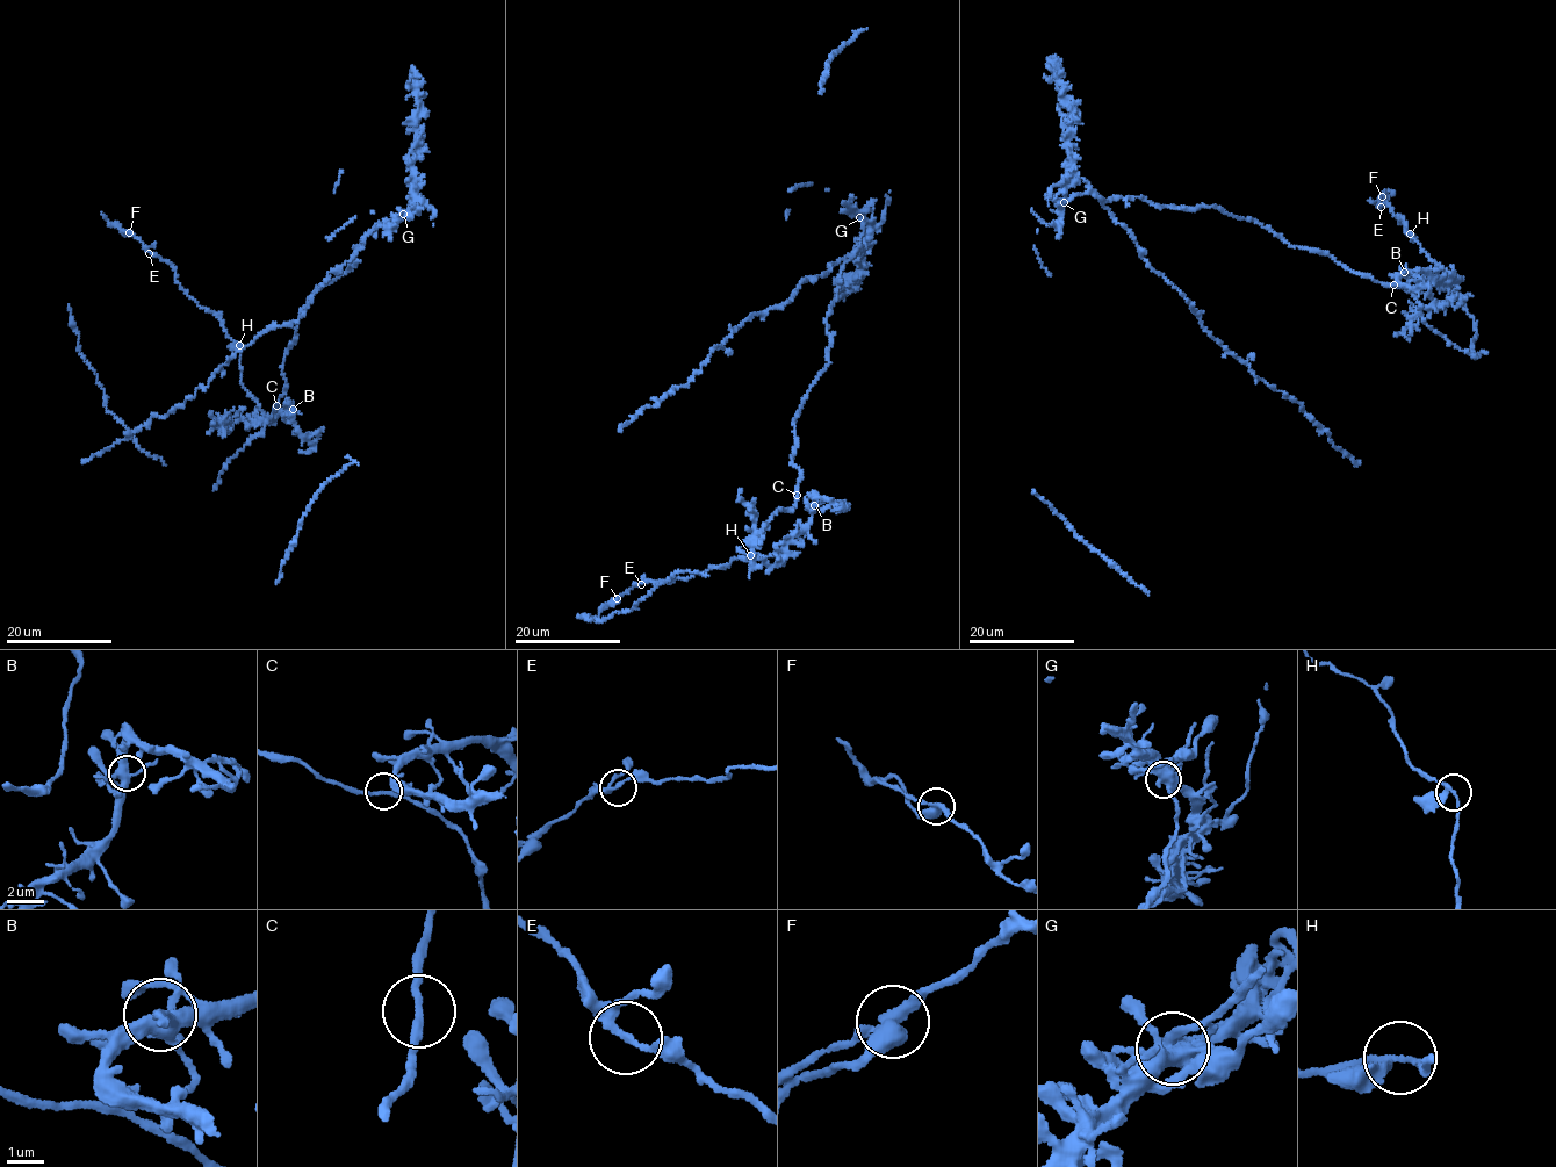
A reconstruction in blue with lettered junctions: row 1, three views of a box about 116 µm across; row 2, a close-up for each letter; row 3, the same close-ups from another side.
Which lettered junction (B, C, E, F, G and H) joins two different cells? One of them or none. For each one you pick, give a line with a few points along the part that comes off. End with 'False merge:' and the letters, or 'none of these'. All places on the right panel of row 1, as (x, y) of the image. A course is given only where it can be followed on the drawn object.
False merge: G

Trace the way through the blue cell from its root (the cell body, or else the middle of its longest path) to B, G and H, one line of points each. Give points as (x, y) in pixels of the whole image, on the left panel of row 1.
B: (355, 251), (350, 272), (318, 287), (300, 312), (282, 364), (286, 390), (276, 405), (293, 409)
G: (355, 251), (355, 246), (376, 224), (389, 224), (403, 214), (406, 215), (403, 215)
H: (355, 251), (350, 272), (318, 287), (300, 312), (276, 405), (290, 408), (263, 425), (242, 381), (239, 345)

